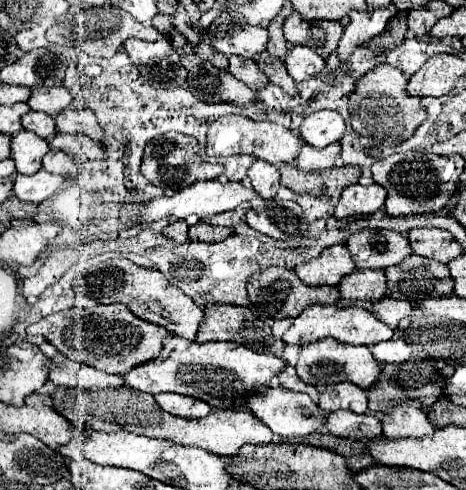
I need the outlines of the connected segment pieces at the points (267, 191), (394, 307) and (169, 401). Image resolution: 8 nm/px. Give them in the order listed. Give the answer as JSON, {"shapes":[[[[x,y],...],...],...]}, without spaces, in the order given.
{"shapes":[[[[256,161],[248,169],[248,179],[250,179],[252,187],[256,189],[256,193],[260,193],[262,199],[274,199],[280,189],[278,169],[266,161]]],[[[384,299],[374,303],[374,315],[386,323],[392,329],[398,329],[398,323],[406,317],[410,317],[414,311],[414,305],[410,301],[398,301],[398,299]]],[[[160,393],[154,395],[156,403],[160,405],[160,409],[178,415],[178,417],[188,417],[188,419],[200,419],[210,415],[210,407],[196,399],[196,397],[186,397],[186,395],[178,395],[178,393]]]]}

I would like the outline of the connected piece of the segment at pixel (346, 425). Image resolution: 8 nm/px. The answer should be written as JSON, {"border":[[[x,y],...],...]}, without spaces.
{"border":[[[336,411],[326,415],[326,431],[344,439],[378,439],[382,437],[382,421],[376,415],[356,415],[352,411]]]}

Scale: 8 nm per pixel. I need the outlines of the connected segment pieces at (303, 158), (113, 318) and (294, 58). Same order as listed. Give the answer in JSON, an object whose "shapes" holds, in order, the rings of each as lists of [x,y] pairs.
{"shapes":[[[[306,145],[300,153],[300,161],[298,161],[298,167],[308,171],[308,173],[314,173],[314,171],[324,171],[324,169],[330,169],[330,167],[336,167],[336,159],[330,151],[332,147],[328,147],[328,153],[326,149],[316,149],[312,145]]],[[[122,303],[116,305],[98,305],[94,309],[80,309],[72,307],[54,315],[48,315],[40,319],[38,323],[32,323],[26,327],[28,335],[44,335],[48,343],[52,343],[60,353],[66,357],[96,367],[106,373],[118,373],[124,375],[144,363],[156,361],[162,353],[162,345],[166,337],[174,337],[164,327],[152,325],[136,315],[130,313],[130,309]]],[[[292,45],[288,55],[284,57],[284,65],[294,81],[308,81],[320,73],[324,73],[324,59],[316,55],[312,49],[302,45]]]]}

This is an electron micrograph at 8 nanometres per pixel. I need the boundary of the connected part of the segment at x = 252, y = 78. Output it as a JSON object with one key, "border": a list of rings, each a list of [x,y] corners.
{"border":[[[232,55],[230,59],[230,65],[228,65],[228,73],[232,73],[236,79],[240,79],[242,83],[246,83],[250,89],[254,91],[260,91],[260,89],[266,89],[268,87],[268,77],[260,71],[260,67],[256,65],[256,61],[252,59],[244,59],[240,55]]]}

